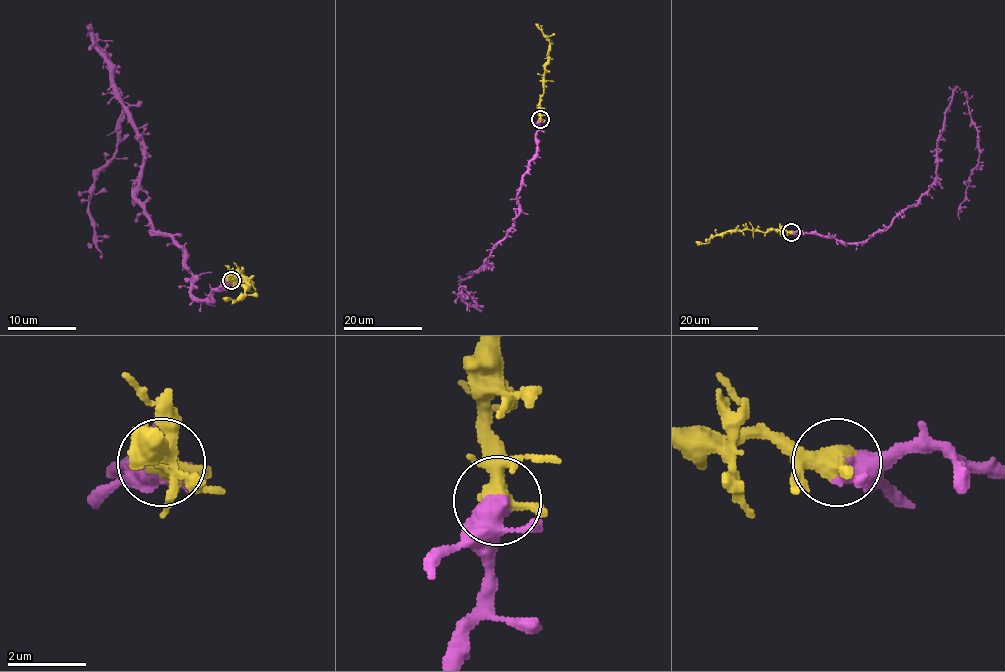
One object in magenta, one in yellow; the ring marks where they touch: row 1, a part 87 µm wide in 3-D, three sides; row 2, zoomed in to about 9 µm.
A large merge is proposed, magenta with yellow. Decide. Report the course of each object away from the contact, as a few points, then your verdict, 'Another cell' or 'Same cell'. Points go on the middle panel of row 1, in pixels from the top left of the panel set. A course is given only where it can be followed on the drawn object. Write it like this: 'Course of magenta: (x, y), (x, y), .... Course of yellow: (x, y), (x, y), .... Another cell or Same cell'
Course of magenta: (540, 119), (514, 224), (488, 257), (489, 265), (459, 285), (478, 305), (459, 295), (465, 287). Course of yellow: (540, 119), (539, 100), (543, 94), (549, 39), (535, 24). Same cell

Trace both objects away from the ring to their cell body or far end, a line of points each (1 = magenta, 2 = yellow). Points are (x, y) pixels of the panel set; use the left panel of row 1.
1: (231, 280), (198, 299), (186, 254), (139, 206), (143, 139), (89, 27), (122, 104), (89, 201), (100, 258)
2: (231, 280), (229, 277), (236, 280), (240, 277), (245, 278), (248, 289), (236, 301), (222, 297)

